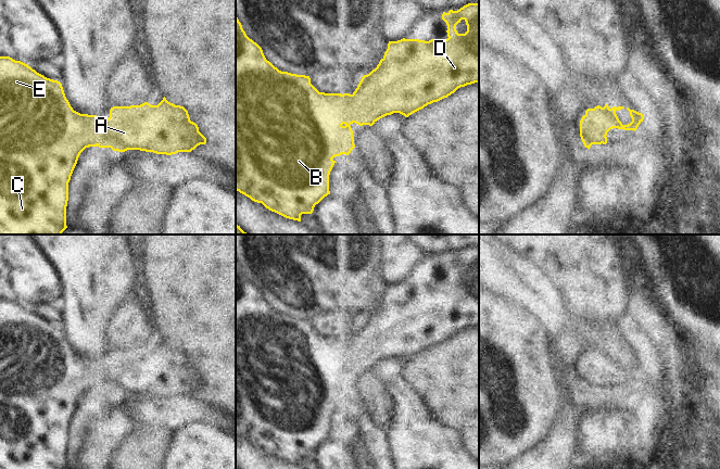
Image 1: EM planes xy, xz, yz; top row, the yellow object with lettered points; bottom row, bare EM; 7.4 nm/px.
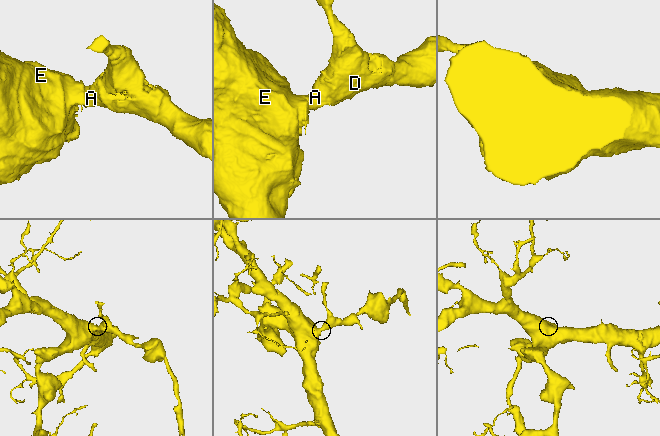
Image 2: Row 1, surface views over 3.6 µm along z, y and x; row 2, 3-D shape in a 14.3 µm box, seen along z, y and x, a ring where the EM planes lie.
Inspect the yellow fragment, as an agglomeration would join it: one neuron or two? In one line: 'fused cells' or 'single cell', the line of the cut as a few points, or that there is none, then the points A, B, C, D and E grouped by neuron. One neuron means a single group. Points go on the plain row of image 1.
single cell; cut none; groups A B C D E

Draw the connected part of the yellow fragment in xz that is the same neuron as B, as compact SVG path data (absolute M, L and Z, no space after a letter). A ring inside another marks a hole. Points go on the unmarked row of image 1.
M468 246L457 254L450 253L447 256L443 255L442 263L447 268L447 282L431 282L425 284L403 281L397 284L389 284L388 292L377 310L362 320L357 331L352 338L341 338L319 335L311 327L310 319L281 315L275 310L266 303L262 291L247 279L236 258L236 433L250 441L252 444L262 446L271 455L286 461L301 465L302 457L312 457L315 448L330 438L329 418L333 408L337 406L332 402L340 400L341 397L349 398L355 391L353 373L350 369L351 367L355 366L359 369L372 369L378 363L393 356L400 356L405 360L408 360L428 347L447 341L460 330L479 326L479 246ZM462 263L464 263L467 268L467 275L465 277L458 277L456 274L456 268L460 266Z

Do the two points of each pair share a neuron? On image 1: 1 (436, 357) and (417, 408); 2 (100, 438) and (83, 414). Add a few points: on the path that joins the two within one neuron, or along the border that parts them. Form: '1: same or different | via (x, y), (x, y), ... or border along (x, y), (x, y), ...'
1: different | border along (404, 377), (424, 397), (436, 417)
2: different | border along (112, 409), (104, 419), (86, 428), (80, 447)

